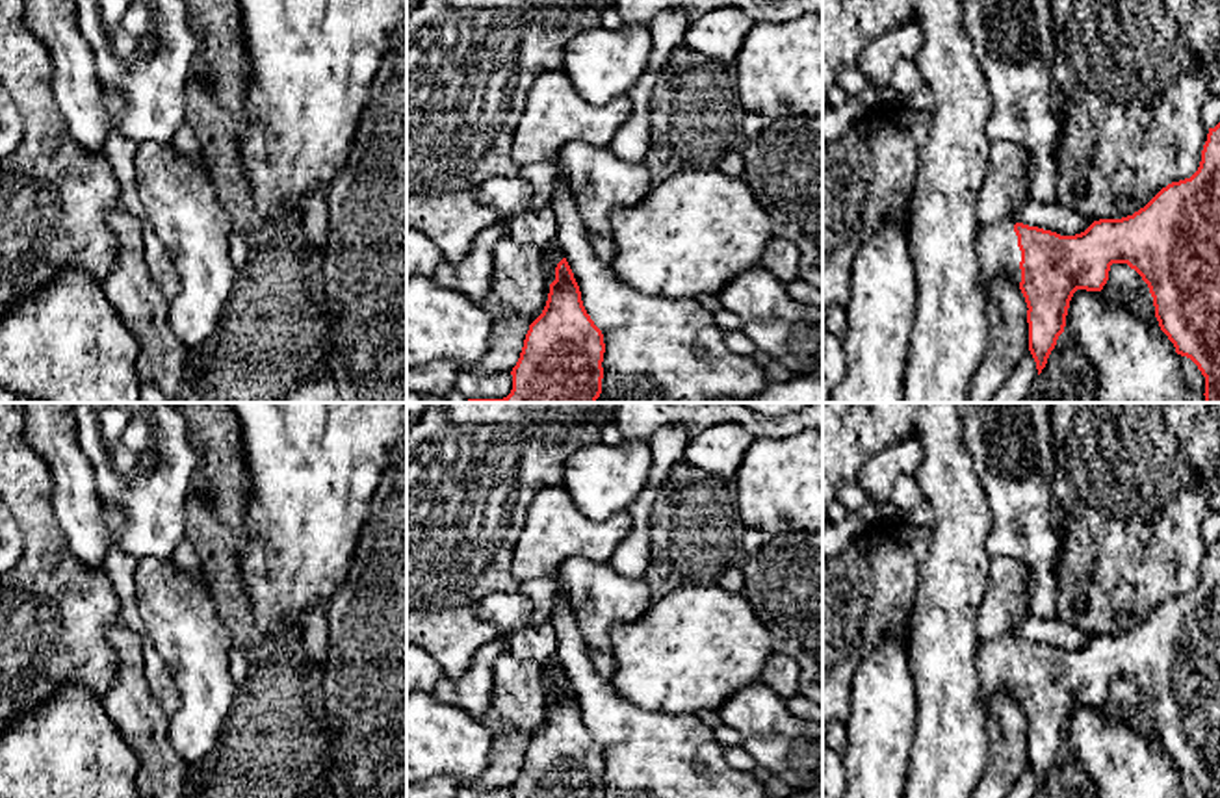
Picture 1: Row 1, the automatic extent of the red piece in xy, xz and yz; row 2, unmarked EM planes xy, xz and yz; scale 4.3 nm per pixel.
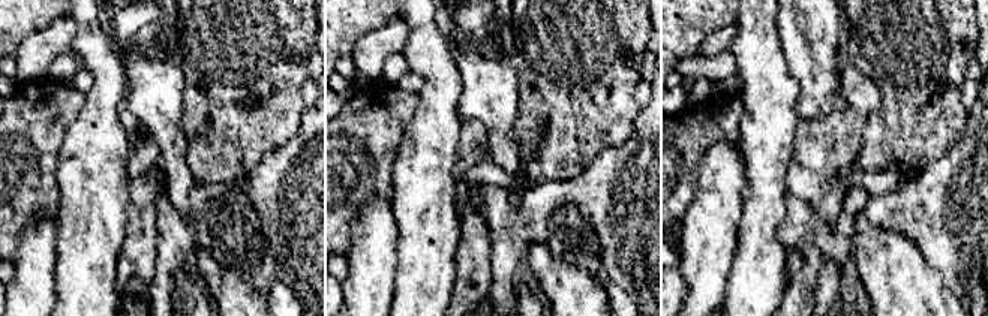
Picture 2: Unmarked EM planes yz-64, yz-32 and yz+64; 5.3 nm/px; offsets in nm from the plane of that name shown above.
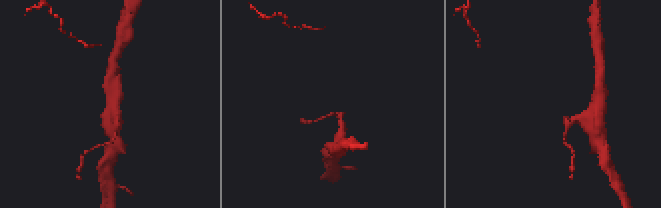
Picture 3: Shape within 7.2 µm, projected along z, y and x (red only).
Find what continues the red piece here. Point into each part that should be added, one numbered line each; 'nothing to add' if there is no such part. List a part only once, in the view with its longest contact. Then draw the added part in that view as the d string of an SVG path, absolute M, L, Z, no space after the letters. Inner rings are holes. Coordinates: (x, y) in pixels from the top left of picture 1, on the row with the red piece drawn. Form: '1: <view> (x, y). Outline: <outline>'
1: yz (998, 249). Outline: M1014 221L993 226L982 226L977 238L977 252L980 260L980 282L992 284L1001 275L1010 275L1021 282L1021 251L1014 232Z

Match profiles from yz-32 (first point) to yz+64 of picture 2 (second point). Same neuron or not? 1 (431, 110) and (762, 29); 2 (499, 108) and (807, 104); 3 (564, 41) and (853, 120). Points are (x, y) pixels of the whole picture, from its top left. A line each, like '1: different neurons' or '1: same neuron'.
1: same neuron
2: same neuron
3: different neurons

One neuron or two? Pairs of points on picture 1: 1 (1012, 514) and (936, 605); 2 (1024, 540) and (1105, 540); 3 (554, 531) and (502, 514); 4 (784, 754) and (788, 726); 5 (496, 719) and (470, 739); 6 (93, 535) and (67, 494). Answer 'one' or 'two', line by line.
1: two
2: two
3: two
4: two
5: two
6: one

